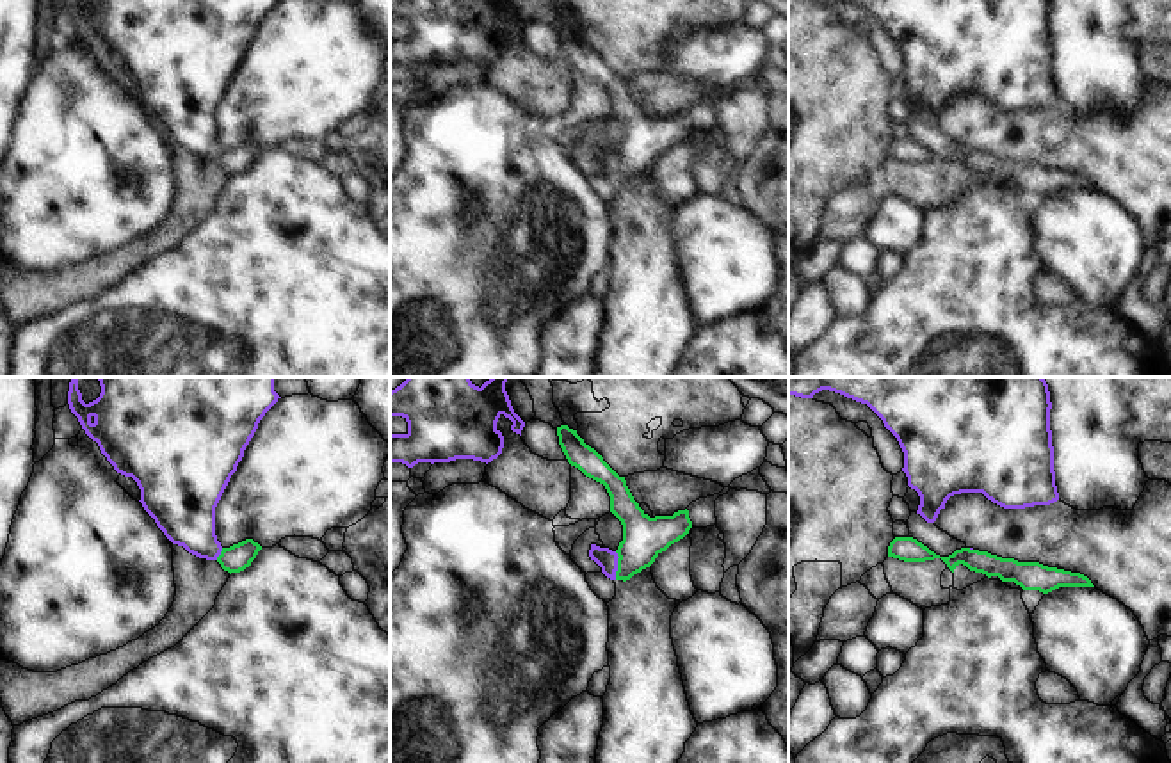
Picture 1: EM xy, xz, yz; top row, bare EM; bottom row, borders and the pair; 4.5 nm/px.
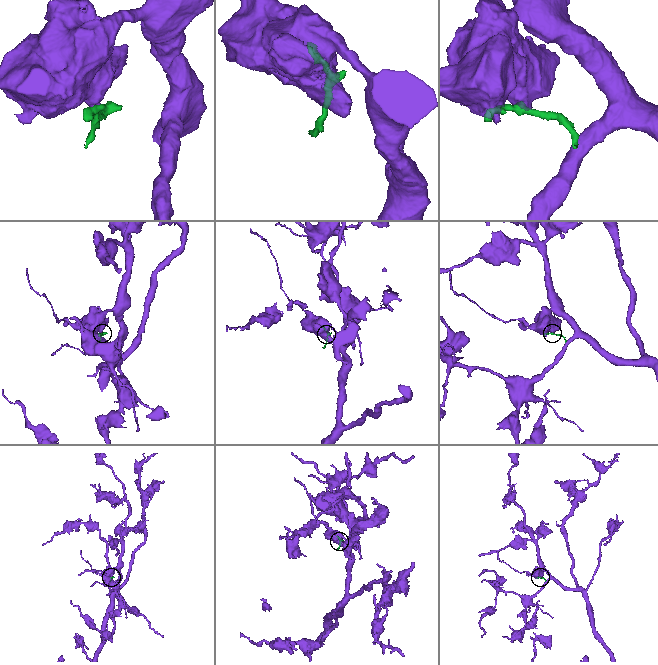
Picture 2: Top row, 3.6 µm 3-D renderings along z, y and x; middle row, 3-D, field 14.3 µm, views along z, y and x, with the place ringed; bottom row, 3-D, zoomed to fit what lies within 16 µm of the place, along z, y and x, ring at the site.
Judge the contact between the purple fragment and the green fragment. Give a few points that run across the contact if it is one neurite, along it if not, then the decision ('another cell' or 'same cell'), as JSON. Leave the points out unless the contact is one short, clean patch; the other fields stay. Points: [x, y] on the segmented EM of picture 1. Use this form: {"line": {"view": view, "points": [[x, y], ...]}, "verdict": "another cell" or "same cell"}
{"line": {"view": "xz", "points": [[614, 552], [618, 557], [616, 578]]}, "verdict": "another cell"}

